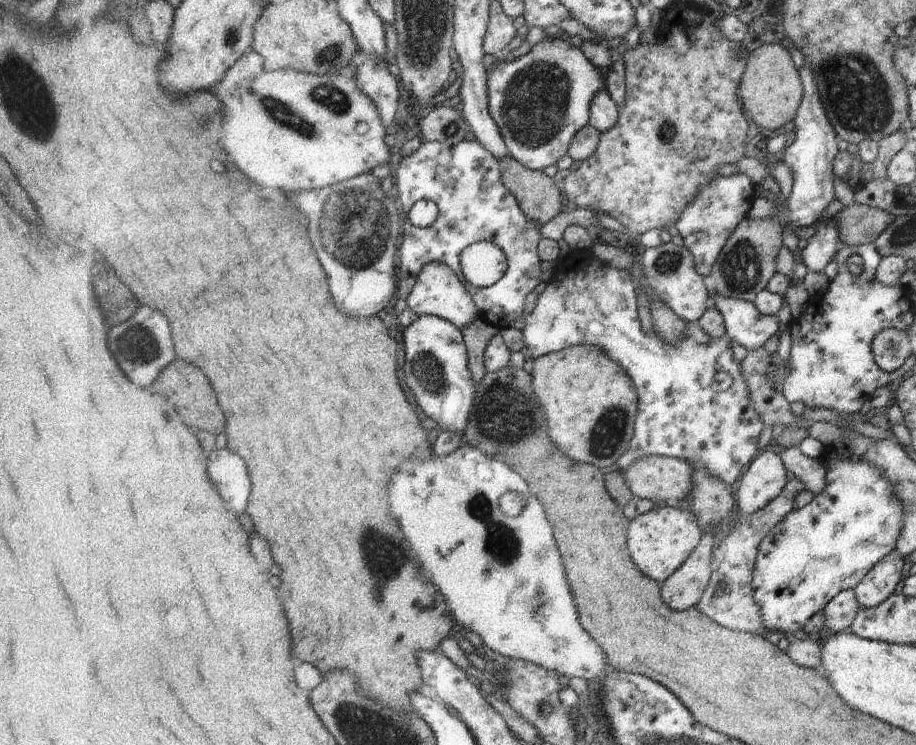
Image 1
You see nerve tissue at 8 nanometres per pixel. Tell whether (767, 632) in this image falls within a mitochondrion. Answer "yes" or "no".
no

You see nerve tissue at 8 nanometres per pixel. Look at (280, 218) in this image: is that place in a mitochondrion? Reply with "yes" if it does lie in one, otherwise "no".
no

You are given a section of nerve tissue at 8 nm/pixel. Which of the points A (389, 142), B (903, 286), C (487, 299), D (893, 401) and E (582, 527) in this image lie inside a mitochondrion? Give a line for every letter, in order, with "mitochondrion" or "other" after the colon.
A: other
B: other
C: other
D: other
E: other

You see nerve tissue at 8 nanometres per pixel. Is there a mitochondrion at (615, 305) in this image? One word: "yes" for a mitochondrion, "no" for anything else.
no

